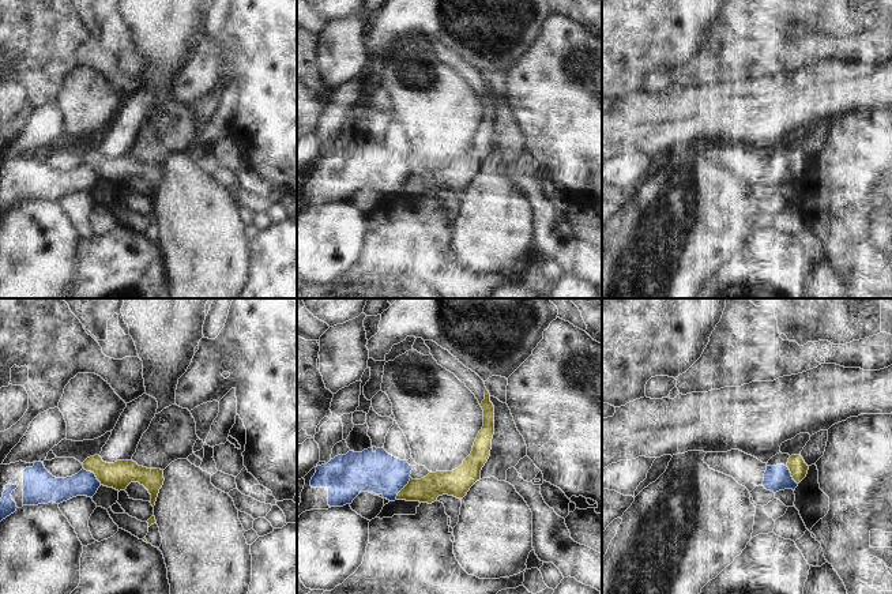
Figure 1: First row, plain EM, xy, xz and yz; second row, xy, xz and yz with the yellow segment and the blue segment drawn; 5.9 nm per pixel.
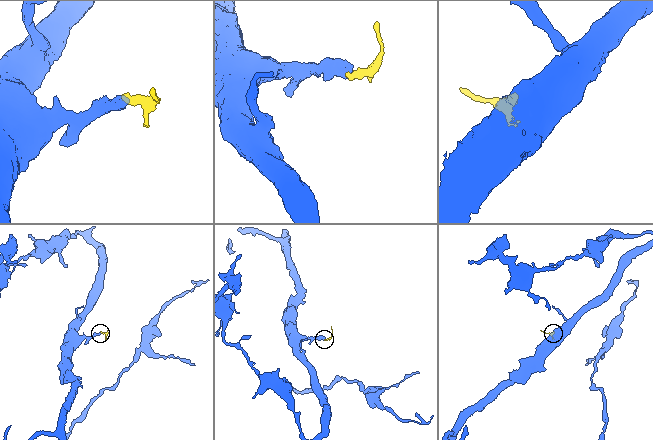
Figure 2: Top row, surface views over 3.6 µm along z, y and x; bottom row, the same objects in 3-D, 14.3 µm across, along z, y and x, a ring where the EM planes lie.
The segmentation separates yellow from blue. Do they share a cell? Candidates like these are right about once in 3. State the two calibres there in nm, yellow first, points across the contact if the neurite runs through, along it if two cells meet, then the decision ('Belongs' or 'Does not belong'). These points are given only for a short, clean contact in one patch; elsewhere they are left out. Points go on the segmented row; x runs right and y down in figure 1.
Thickness 160 nm (yellow) against 150 nm. Boundary: xy (83, 467), (90, 470), (101, 484). Does not belong.

